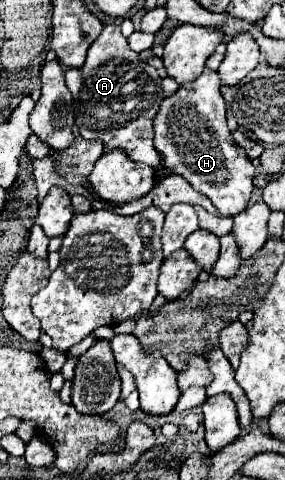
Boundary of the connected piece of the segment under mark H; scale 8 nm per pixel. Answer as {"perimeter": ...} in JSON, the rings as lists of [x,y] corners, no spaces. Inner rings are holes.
{"perimeter":[[[206,68],[192,84],[178,86],[172,96],[164,98],[154,118],[154,146],[164,156],[164,166],[208,196],[220,214],[236,216],[246,208],[256,168],[226,126],[226,102],[220,94],[218,72]]]}

